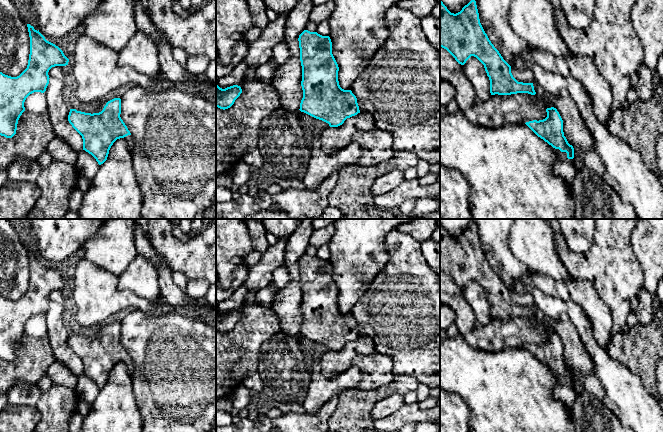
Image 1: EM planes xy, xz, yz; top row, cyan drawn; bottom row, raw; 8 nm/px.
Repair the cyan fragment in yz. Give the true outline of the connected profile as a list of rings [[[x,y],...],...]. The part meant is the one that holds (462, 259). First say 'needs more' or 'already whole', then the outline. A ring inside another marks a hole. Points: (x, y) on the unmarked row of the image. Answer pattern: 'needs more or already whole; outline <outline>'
already whole; outline [[[474,223],[456,238],[451,237],[440,224],[440,271],[446,273],[461,289],[464,289],[471,280],[476,281],[484,289],[489,301],[491,319],[536,318],[533,307],[518,306],[513,301],[511,290],[503,283],[483,253]]]

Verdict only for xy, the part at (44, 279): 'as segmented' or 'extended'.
as segmented

